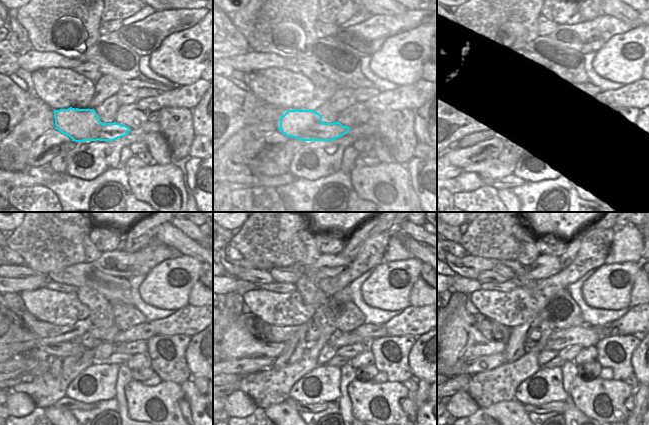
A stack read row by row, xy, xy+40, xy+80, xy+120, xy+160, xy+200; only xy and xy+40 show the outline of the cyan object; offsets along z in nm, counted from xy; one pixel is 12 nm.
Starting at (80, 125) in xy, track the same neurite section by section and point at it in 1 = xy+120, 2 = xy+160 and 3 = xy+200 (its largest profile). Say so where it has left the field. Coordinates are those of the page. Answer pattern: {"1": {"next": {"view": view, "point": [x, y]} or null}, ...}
{"1": {"next": {"view": "xy+120", "point": [103, 350]}}, "2": {"next": {"view": "xy+160", "point": [241, 340]}}, "3": {"next": {"view": "xy+200", "point": [461, 340]}}}

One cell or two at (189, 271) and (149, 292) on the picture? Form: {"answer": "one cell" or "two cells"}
{"answer": "one cell"}

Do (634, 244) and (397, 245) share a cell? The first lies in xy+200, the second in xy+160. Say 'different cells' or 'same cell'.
same cell

